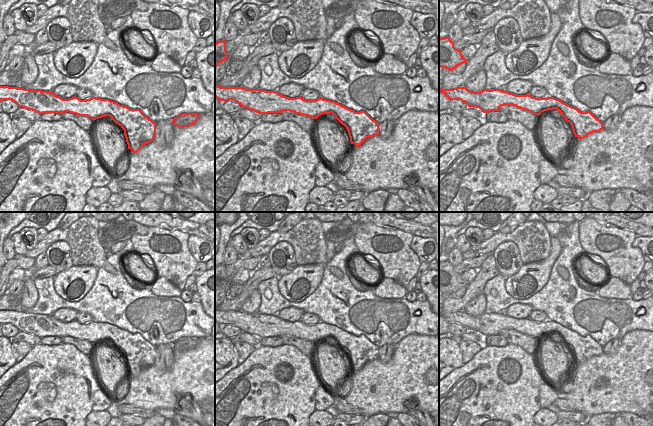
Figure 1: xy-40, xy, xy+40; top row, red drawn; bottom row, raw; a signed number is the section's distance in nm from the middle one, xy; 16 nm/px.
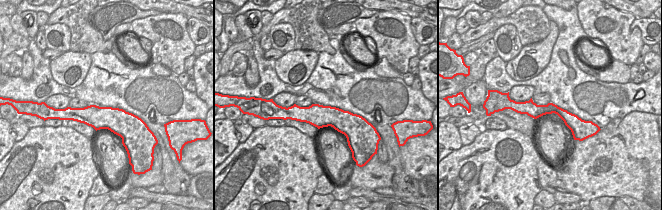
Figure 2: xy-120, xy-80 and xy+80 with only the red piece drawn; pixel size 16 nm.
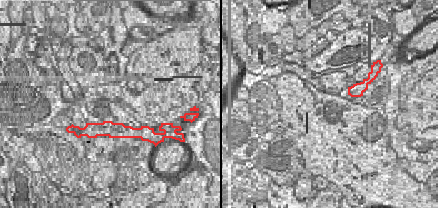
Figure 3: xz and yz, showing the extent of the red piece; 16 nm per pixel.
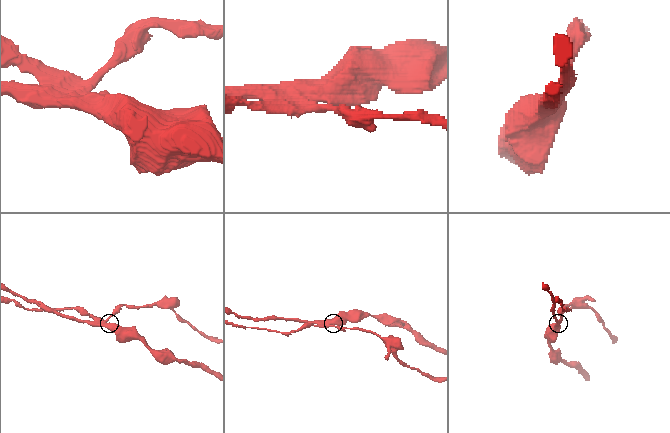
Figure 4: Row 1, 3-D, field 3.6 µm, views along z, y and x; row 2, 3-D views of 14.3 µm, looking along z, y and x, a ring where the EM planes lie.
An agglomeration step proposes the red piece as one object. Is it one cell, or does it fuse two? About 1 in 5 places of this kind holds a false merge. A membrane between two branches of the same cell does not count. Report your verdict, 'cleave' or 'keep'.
cleave

